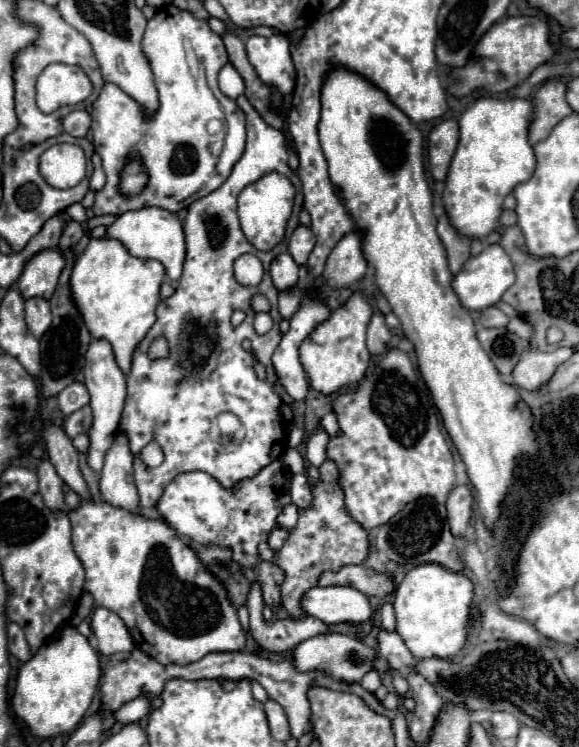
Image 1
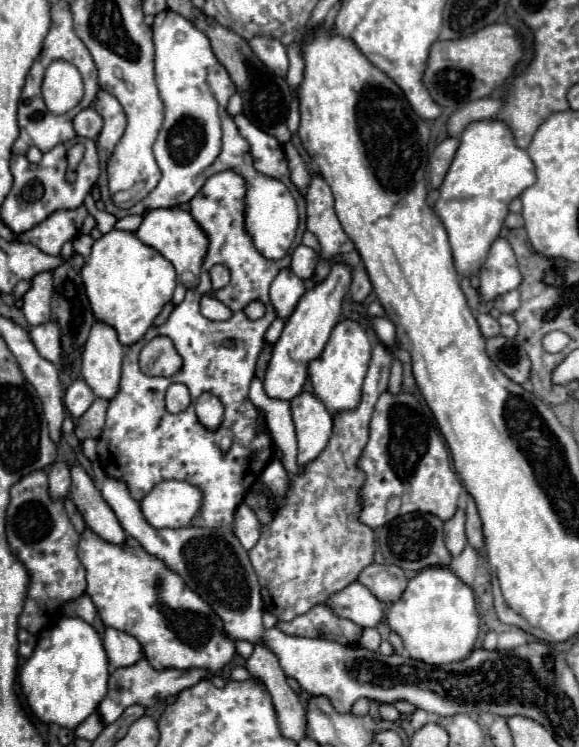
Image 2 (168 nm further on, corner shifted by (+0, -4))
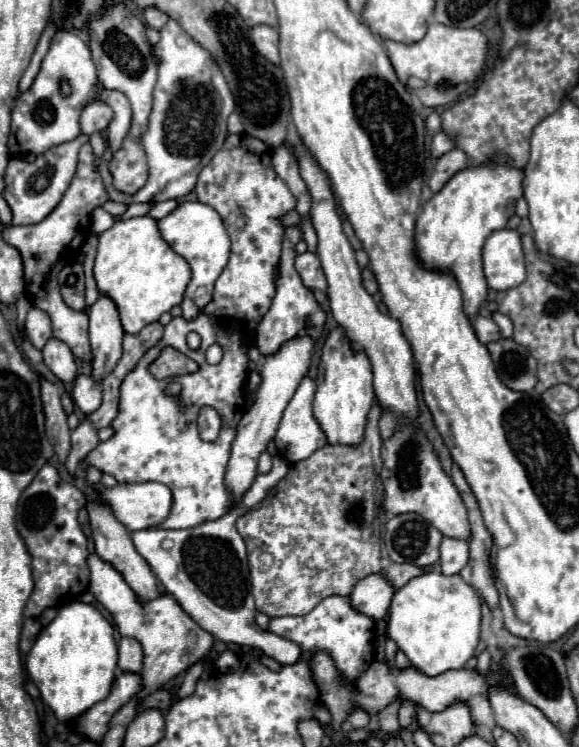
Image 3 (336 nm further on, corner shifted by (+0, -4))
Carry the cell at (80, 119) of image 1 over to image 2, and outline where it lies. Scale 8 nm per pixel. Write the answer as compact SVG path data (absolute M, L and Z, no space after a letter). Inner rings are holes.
M85 108L73 118L75 132L85 138L95 138L103 128L103 118L95 112L95 108Z

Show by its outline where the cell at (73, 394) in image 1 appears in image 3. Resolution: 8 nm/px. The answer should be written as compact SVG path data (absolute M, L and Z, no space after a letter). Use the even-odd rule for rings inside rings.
M77 376L71 398L83 414L91 414L101 404L101 386L91 376Z

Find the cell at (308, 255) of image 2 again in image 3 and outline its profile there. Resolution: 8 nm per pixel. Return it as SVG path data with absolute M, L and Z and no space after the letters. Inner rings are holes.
M313 252L299 254L295 258L295 268L307 288L321 290L321 292L327 290L327 280L325 280L325 274L323 274L323 268L321 268L317 254L313 254Z

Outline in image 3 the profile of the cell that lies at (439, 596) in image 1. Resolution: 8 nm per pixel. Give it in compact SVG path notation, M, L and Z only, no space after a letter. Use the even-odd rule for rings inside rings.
M423 572L421 576L409 580L409 584L405 584L401 590L395 592L389 608L387 636L397 642L397 646L407 654L413 666L417 666L427 676L437 676L453 668L463 668L465 662L475 654L479 644L479 624L481 624L481 598L471 584L463 582L459 574L445 576L441 572Z

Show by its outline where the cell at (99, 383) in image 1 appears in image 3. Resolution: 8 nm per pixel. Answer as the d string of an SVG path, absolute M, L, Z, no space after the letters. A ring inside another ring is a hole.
M99 296L99 300L87 310L89 316L89 340L91 340L91 378L101 382L113 368L117 366L123 354L123 328L119 322L117 308L113 300L107 296Z

